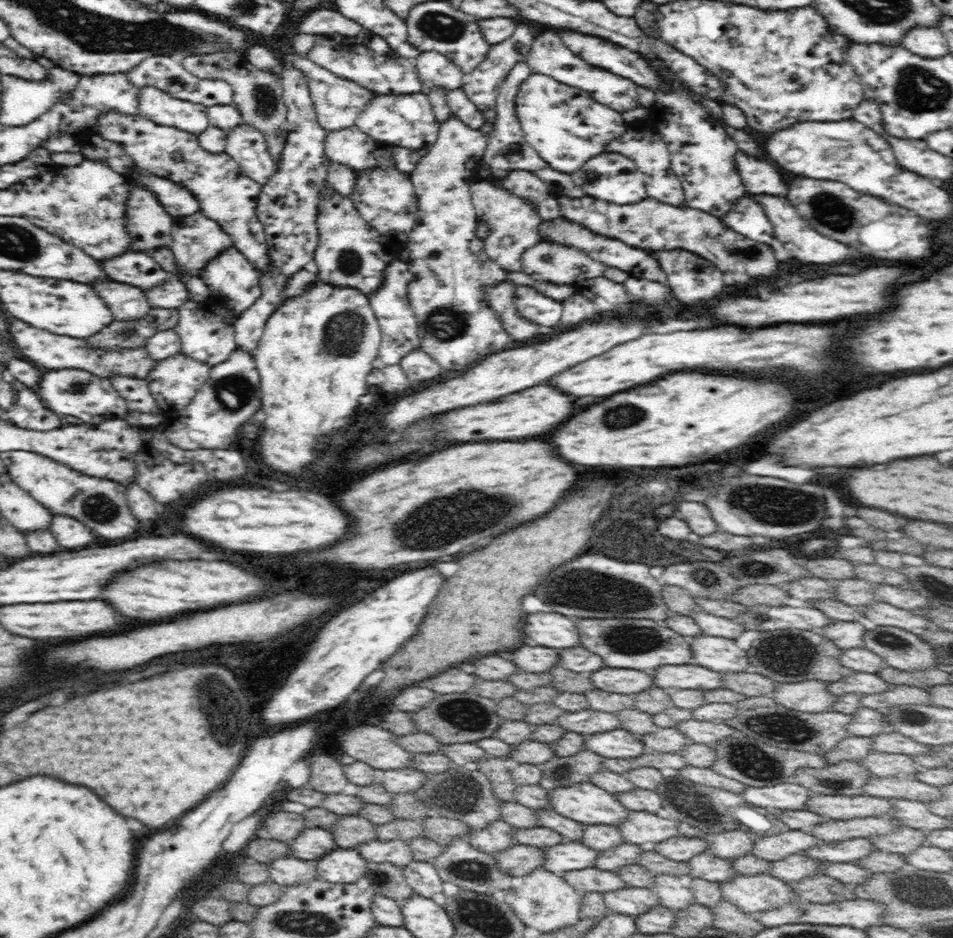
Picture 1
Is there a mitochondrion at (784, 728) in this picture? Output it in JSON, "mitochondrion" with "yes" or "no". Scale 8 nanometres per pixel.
{"mitochondrion":"yes"}

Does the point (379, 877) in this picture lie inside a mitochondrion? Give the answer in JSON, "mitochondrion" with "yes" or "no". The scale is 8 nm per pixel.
{"mitochondrion":"yes"}

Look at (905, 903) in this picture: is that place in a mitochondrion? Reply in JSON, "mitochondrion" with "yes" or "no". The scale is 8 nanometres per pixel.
{"mitochondrion":"yes"}

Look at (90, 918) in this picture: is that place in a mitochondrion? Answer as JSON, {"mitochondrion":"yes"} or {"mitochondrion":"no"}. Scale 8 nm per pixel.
{"mitochondrion":"no"}

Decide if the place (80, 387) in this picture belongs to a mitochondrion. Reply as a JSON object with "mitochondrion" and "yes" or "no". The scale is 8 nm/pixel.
{"mitochondrion":"yes"}

